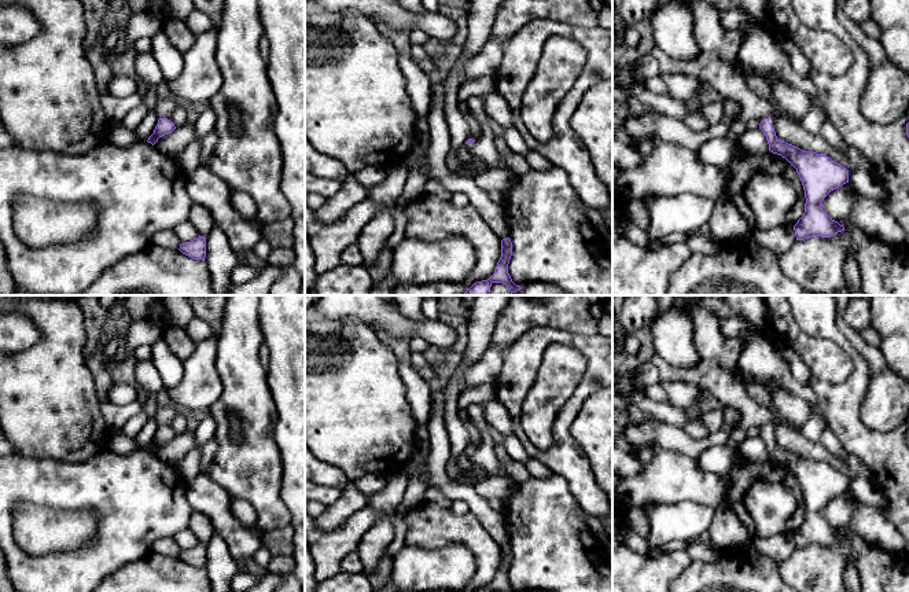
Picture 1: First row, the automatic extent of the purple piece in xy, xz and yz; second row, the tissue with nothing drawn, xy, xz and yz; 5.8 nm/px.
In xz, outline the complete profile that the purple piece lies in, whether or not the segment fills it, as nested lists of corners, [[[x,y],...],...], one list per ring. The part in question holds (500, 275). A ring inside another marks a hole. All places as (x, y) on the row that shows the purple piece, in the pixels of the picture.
[[[509,238],[503,239],[501,240],[501,257],[497,262],[494,273],[487,280],[474,283],[461,295],[489,295],[490,287],[493,283],[505,284],[509,288],[511,294],[520,290],[520,287],[512,282],[512,279],[508,273],[508,264],[509,264],[511,255],[512,255],[512,242]]]

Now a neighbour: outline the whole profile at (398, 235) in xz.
[[[395,205],[394,209],[395,229],[386,240],[386,247],[391,251],[398,243],[401,243],[405,239],[405,206],[406,205]]]

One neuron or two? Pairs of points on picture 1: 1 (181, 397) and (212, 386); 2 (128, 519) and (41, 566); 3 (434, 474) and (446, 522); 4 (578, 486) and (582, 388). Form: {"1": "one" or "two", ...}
{"1": "one", "2": "one", "3": "two", "4": "one"}

